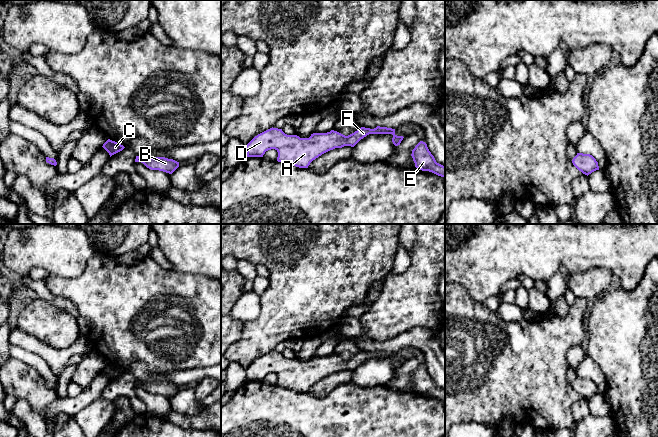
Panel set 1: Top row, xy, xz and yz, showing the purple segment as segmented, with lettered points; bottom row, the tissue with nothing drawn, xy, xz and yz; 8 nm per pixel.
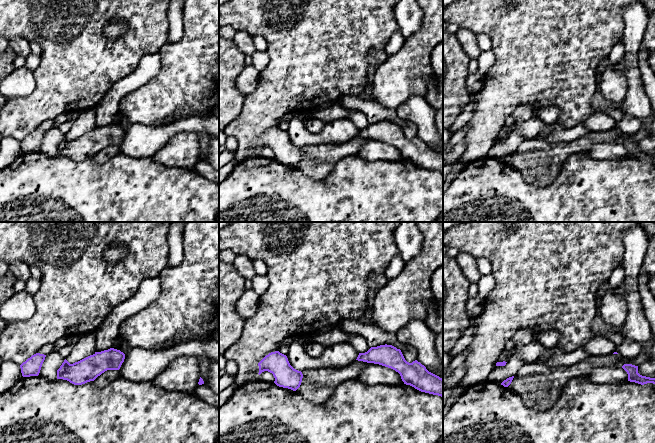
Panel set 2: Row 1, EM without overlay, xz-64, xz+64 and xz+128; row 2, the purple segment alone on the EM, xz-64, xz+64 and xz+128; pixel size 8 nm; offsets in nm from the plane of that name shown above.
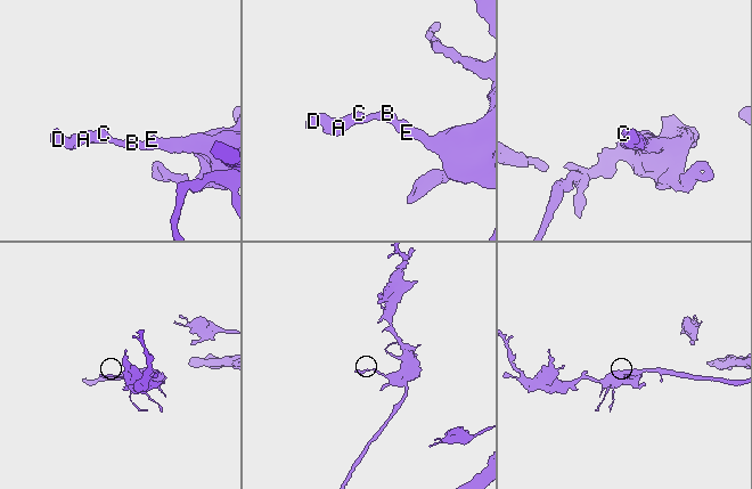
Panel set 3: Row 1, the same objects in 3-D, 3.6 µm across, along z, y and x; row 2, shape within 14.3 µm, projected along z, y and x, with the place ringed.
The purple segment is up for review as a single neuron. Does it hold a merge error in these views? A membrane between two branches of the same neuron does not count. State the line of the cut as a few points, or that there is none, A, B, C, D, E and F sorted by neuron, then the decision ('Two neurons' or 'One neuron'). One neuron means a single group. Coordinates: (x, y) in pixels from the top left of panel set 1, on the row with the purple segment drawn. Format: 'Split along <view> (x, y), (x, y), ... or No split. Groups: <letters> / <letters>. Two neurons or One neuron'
No split. Groups: A B C D E F. One neuron

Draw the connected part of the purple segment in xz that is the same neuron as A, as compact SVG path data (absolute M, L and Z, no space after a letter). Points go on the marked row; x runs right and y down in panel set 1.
M380 126L374 129L361 127L348 136L331 130L327 133L313 133L309 138L287 135L282 129L272 127L255 136L246 145L246 152L247 157L263 157L266 151L275 149L278 152L278 162L308 168L322 154L344 146L354 147L369 134L392 134L395 146L400 145L404 138L397 136L395 129Z

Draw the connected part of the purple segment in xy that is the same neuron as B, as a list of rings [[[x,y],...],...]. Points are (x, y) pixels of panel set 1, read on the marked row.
[[[136,156],[135,162],[141,162],[151,170],[159,170],[169,174],[172,174],[179,167],[179,162],[165,157],[153,157],[146,159]]]

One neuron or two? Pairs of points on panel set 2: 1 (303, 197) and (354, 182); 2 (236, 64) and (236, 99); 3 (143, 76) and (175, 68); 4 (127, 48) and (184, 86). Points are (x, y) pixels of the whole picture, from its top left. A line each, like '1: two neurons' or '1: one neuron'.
1: one neuron
2: one neuron
3: two neurons
4: two neurons

